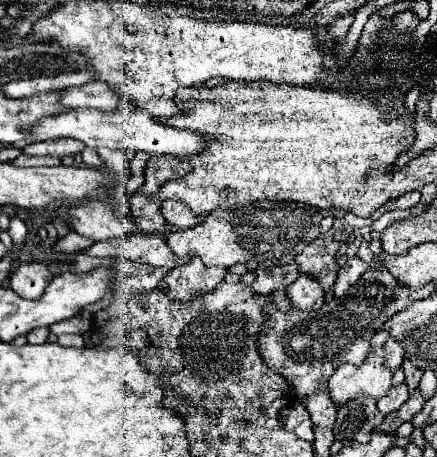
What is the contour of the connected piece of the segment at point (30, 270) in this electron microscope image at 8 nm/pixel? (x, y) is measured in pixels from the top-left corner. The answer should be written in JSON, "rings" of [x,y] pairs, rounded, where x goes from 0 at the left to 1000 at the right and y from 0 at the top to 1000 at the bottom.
{"rings":[[[43,575],[25,597],[21,632],[53,654],[85,654],[117,619],[121,597],[103,575]]]}

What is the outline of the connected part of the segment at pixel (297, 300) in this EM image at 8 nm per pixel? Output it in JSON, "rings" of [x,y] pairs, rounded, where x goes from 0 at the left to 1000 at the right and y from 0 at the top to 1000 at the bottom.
{"rings":[[[689,602],[680,615],[670,615],[652,632],[652,641],[666,654],[670,672],[684,681],[725,681],[744,659],[730,619],[721,619],[721,611],[707,611],[703,602]]]}

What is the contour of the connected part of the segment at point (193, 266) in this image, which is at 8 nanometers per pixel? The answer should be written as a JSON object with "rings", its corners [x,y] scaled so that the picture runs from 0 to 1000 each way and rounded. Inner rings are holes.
{"rings":[[[460,567],[419,575],[400,589],[391,589],[373,611],[368,628],[382,641],[382,650],[423,659],[432,646],[455,646],[455,641],[478,641],[487,637],[515,606],[519,589],[510,584],[469,584]]]}

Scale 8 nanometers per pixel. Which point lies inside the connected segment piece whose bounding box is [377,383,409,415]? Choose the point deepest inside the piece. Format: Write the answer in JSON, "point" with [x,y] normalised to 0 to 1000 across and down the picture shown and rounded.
{"point":[908,867]}

